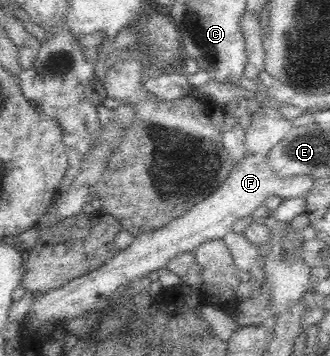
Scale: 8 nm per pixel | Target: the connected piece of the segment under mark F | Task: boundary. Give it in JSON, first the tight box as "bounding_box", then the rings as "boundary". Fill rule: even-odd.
{"bounding_box":[21,106,314,328],"boundary":[[[264,106],[252,114],[246,128],[246,152],[244,158],[234,165],[230,176],[216,190],[189,208],[180,218],[171,220],[158,230],[150,230],[136,236],[135,240],[107,264],[84,276],[80,276],[60,288],[54,288],[44,294],[37,294],[32,301],[28,314],[21,324],[34,325],[41,328],[44,324],[60,323],[82,316],[86,310],[94,308],[98,302],[108,304],[118,298],[122,289],[128,284],[149,275],[152,271],[160,271],[176,256],[186,252],[194,254],[196,247],[208,240],[223,239],[234,220],[250,216],[257,206],[264,204],[268,196],[280,196],[282,199],[306,197],[312,188],[314,178],[308,175],[278,176],[269,165],[269,150],[282,140],[291,130],[292,123],[283,117],[273,106]]]}

